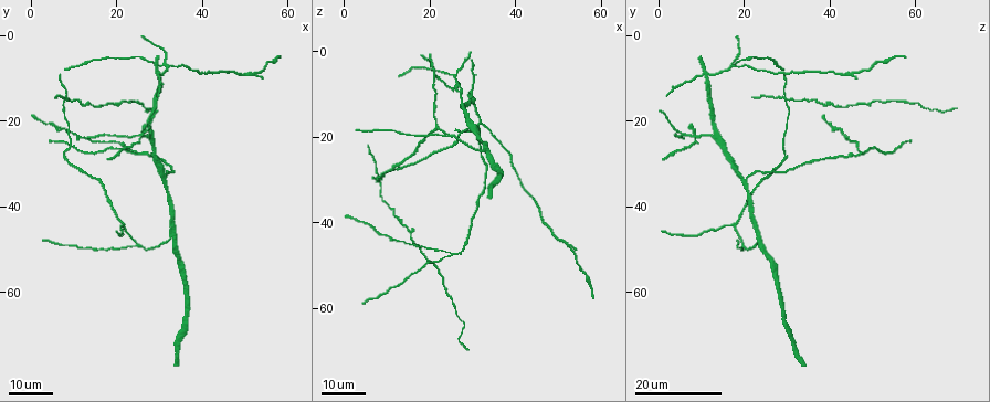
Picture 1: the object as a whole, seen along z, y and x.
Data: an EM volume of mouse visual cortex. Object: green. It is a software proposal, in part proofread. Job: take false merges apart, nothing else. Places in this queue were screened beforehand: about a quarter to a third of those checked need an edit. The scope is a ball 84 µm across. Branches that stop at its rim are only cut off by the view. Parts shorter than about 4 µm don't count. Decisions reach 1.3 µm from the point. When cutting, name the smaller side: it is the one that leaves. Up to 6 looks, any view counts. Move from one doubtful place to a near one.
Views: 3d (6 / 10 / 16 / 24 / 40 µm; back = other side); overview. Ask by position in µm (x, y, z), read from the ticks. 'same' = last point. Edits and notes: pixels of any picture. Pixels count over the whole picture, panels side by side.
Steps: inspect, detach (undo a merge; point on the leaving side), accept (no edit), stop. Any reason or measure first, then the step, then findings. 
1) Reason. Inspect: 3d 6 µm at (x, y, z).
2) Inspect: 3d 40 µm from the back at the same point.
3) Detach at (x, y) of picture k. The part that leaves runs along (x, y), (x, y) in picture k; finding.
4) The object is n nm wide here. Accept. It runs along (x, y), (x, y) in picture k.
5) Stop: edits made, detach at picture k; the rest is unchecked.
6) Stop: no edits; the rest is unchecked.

Three-way junction. Inspect: 3d 24 µm at (31.5, 6.5, 17.0).

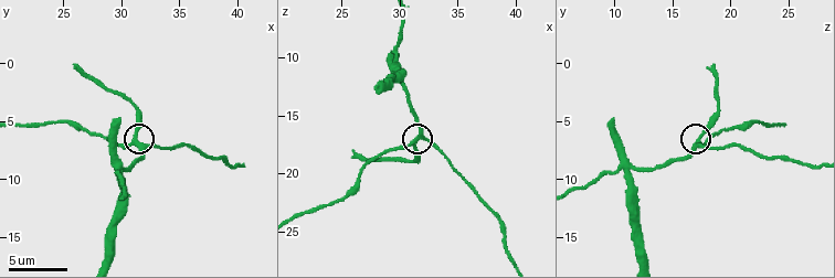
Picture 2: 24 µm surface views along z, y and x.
Inspect: 3d 10 µm at (31.2, 6.4, 17.2).

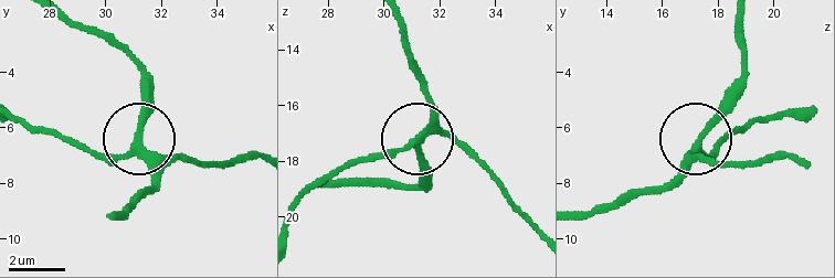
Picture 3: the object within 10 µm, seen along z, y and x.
3 arms meet here. Accept. It runs along (577, 213), (669, 182), (698, 135), (746, 87) in picture 3; one cell here.

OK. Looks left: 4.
Thick turns thin. Inspect: 3d 10 µm at (25.4, 5.2, 22.0).

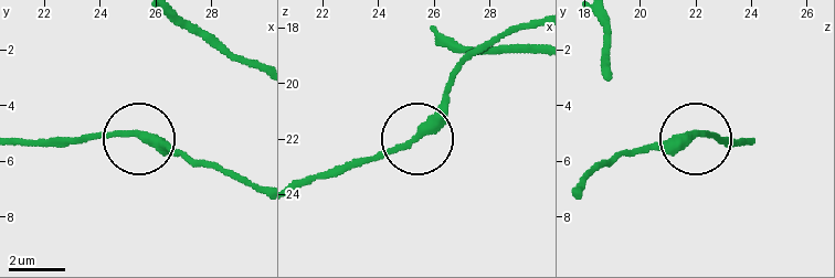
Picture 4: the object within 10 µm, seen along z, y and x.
The object is 280 nm wide here. Accept. It runs along (534, 24), (476, 50), (445, 107), (419, 136), (336, 169) in picture 4; one cell here.

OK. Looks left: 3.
Calibre changes. Inspect: 3d 16 µm at (8.0, 28.5, 29.5).

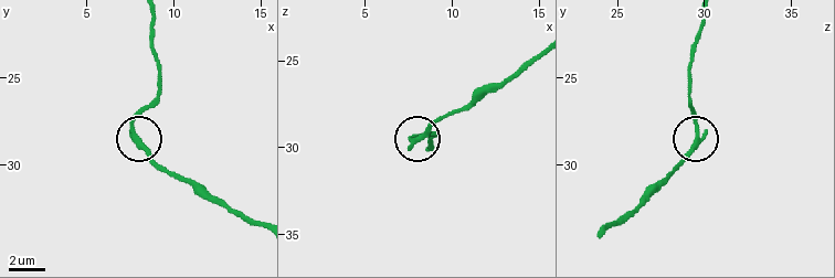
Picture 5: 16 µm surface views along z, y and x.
Closer look. Inspect: 3d 10 µm at (7.7, 27.9, 29.5).

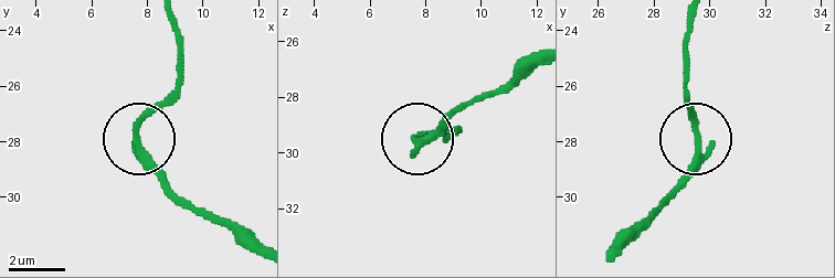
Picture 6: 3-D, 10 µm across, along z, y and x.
Inspect: 3d 6 µm at (7.6, 27.8, 29.5).

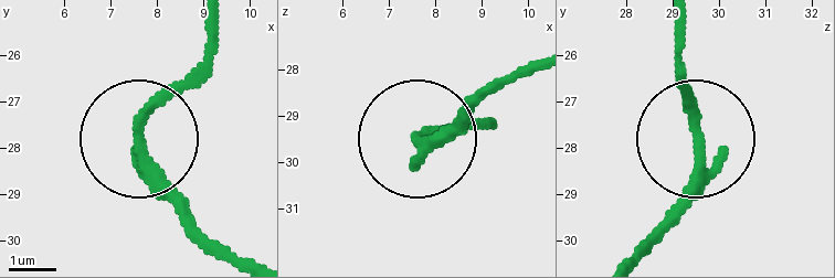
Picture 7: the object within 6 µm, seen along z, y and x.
Accept. One cell here.

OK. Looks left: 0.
Stop: no edits; the rest is unchecked.

